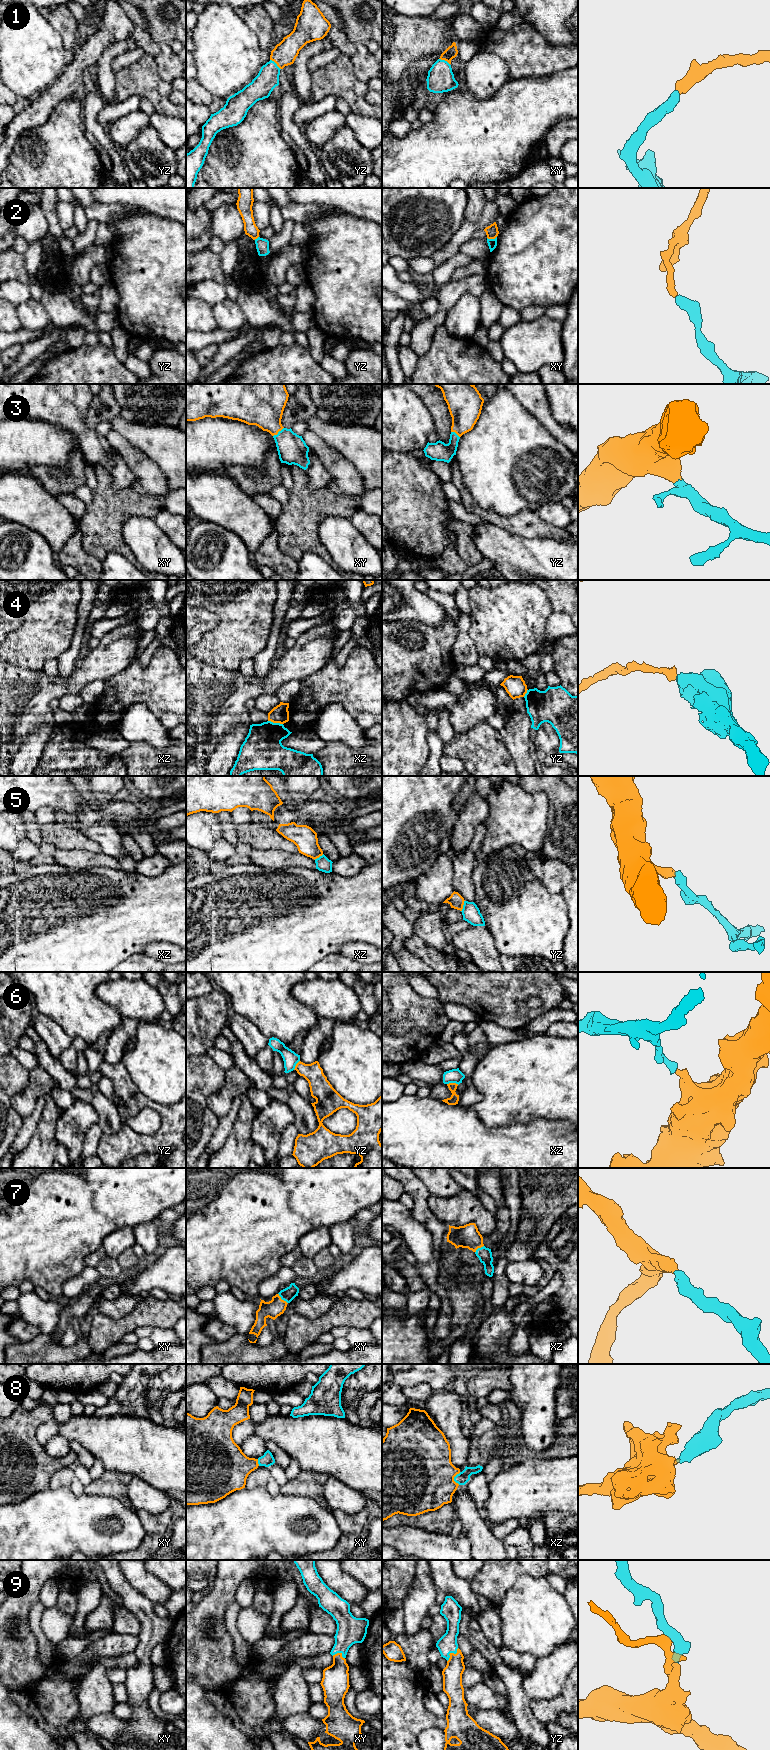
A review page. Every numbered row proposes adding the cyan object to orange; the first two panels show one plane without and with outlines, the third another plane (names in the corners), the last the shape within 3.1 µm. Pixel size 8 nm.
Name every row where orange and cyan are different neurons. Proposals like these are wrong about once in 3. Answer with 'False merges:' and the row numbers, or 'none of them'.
False merges: 2, 4, 6

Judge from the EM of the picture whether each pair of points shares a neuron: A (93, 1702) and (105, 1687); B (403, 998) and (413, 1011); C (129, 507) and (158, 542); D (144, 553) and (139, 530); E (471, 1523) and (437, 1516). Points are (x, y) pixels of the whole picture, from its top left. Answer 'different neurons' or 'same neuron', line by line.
A: same neuron
B: same neuron
C: different neurons
D: same neuron
E: different neurons

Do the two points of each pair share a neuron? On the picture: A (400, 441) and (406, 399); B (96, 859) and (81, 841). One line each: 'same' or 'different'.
A: same
B: different

